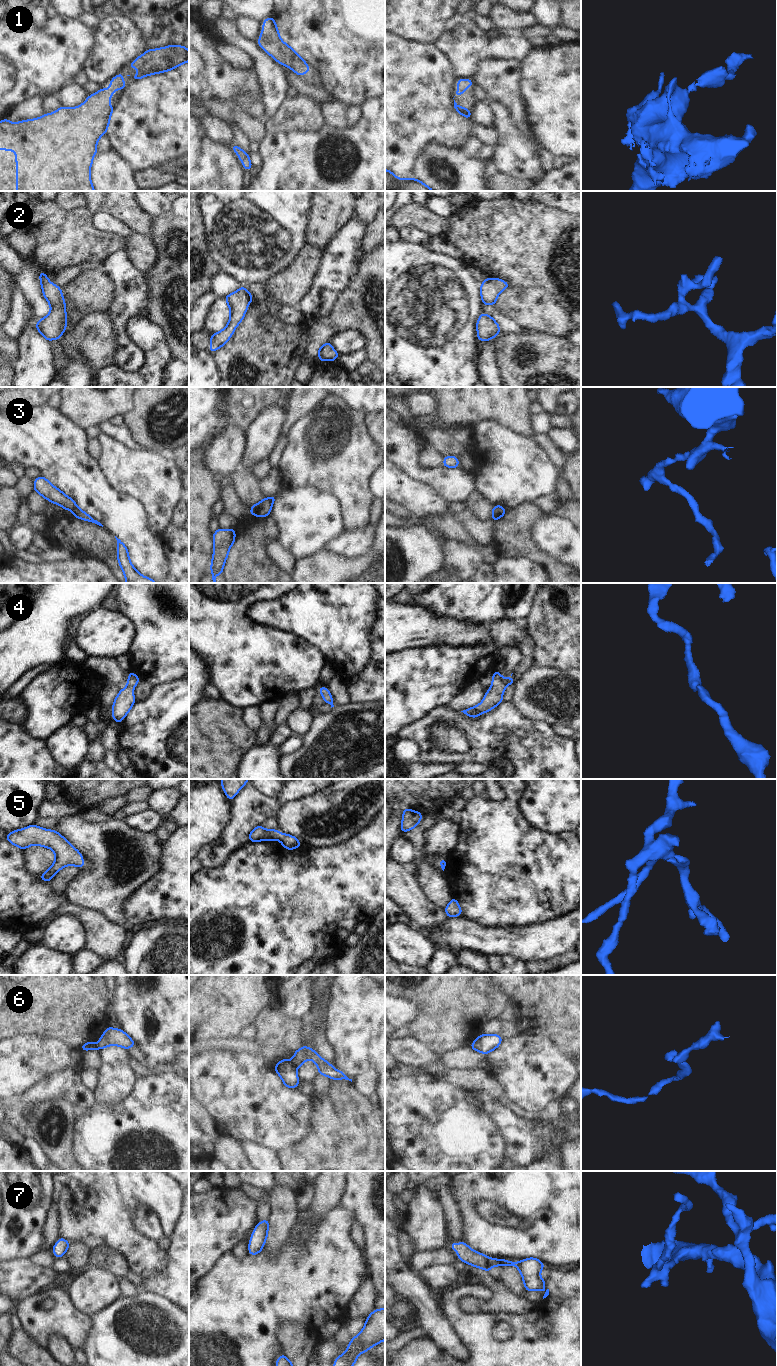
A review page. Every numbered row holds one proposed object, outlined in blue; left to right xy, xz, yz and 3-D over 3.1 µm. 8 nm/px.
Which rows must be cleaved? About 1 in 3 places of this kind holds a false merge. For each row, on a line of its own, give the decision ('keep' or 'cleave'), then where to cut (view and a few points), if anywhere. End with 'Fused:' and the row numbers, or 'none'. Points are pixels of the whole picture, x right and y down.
1: keep; cut none
2: keep; cut none
3: cleave; cut xy (76, 506), (71, 510)
4: keep; cut none
5: keep; cut none
6: cleave; cut xz (289, 1061), (296, 1068)
7: keep; cut none
Fused: 3, 6

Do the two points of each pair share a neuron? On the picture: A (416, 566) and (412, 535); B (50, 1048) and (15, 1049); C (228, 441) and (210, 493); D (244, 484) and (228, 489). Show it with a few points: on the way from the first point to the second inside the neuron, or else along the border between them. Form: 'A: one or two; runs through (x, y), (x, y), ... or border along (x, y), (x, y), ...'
A: one; runs through (412, 558), (412, 543)
B: one; runs through (41, 1049), (24, 1049)
C: two; border along (205, 455), (208, 468), (216, 476), (221, 477)
D: two; border along (230, 475), (238, 495), (249, 505)

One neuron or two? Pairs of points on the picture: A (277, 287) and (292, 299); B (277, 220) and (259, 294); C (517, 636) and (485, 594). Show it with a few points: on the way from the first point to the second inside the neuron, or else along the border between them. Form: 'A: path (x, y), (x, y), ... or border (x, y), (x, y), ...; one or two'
A: path (281, 288), (288, 295); one
B: border (264, 284), (247, 283), (243, 285); two
C: border (506, 616), (487, 626), (482, 626); two

